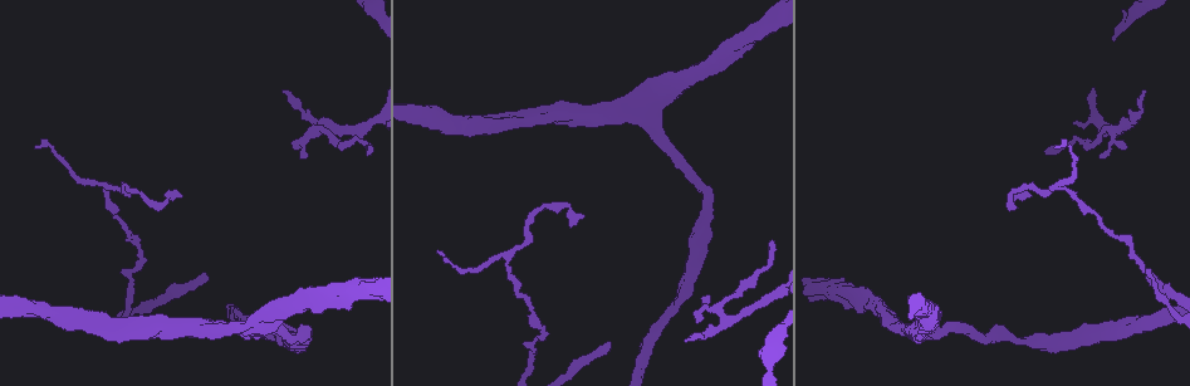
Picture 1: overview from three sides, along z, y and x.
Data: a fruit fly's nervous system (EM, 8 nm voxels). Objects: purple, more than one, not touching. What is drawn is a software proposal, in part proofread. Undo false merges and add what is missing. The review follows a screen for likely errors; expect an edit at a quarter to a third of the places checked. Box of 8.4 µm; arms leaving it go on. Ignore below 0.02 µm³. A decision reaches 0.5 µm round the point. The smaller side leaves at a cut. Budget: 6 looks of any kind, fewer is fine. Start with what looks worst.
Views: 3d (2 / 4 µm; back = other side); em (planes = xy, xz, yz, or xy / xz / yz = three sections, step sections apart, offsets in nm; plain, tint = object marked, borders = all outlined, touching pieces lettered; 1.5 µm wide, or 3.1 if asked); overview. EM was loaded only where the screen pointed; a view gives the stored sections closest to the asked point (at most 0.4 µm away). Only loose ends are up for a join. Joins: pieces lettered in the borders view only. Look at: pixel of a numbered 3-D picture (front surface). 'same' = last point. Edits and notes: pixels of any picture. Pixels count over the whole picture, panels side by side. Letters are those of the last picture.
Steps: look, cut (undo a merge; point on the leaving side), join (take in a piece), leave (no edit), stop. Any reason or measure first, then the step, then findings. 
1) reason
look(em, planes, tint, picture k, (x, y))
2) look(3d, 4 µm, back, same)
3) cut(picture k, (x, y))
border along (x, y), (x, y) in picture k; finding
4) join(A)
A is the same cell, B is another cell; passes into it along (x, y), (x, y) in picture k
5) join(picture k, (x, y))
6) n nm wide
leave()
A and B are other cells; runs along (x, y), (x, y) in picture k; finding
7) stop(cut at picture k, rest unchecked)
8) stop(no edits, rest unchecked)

an open end
look(em, xy, step 4, borders, picture 1, (1150, 281))

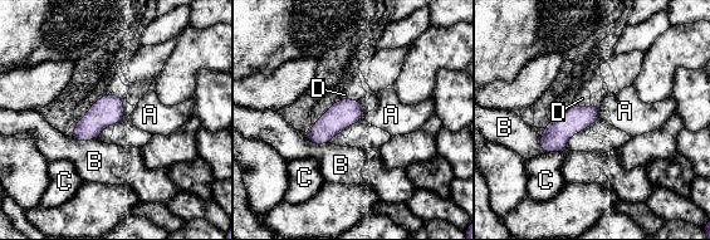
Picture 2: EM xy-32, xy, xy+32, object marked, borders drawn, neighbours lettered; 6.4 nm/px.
another direction
look(em, planes, borders, same)

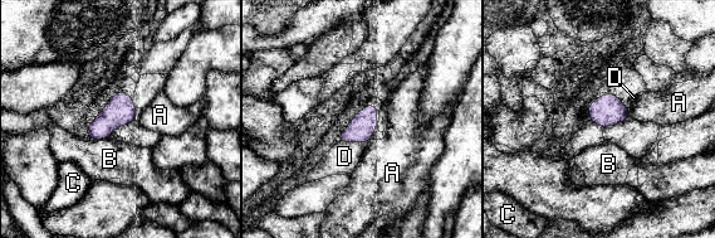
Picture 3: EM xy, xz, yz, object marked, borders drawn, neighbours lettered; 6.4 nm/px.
leave()
A, B, C and D are other cells; border along (109, 136), (88, 139) in picture 3; no lettered piece goes on from it

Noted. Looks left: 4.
look(em, planes, tint, picture 1, (128, 187))

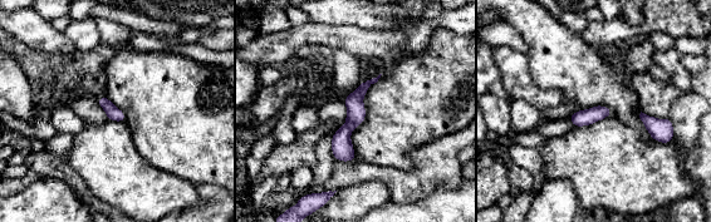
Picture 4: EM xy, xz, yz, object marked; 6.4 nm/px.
see the neighbours
look(em, planes, borders, same)

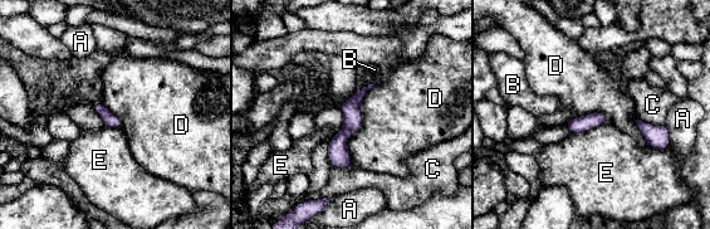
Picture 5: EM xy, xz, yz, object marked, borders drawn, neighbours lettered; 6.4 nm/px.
D touches over 550 nm
leave()
A, B, C, D and E are other cells; border along (378, 81), (347, 141), (352, 164) in picture 5; one neuron here

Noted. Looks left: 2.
stop(no edits, rest unchecked)

